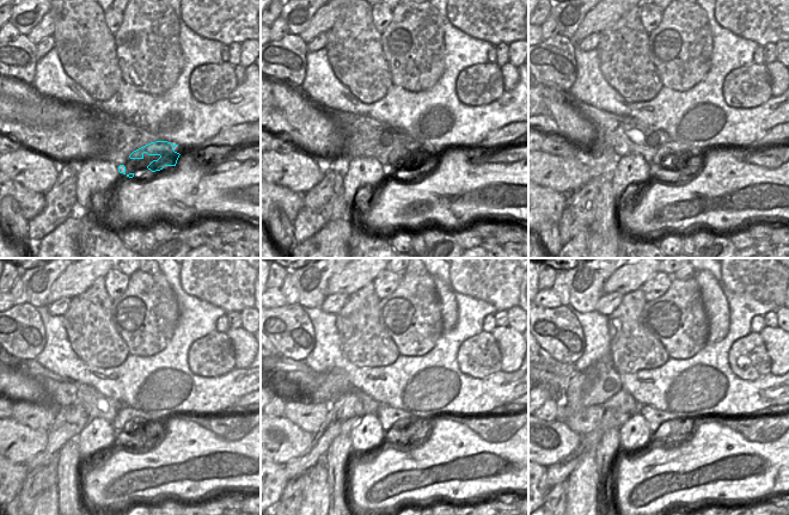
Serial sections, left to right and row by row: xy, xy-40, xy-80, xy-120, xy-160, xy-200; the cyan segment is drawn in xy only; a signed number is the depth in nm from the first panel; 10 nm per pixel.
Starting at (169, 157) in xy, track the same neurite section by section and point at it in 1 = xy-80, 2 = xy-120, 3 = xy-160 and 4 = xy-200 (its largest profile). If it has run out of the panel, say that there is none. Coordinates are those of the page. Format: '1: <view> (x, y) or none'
1: xy-80 (671, 151)
2: xy-120 (129, 417)
3: xy-160 (389, 417)
4: xy-200 (654, 417)

